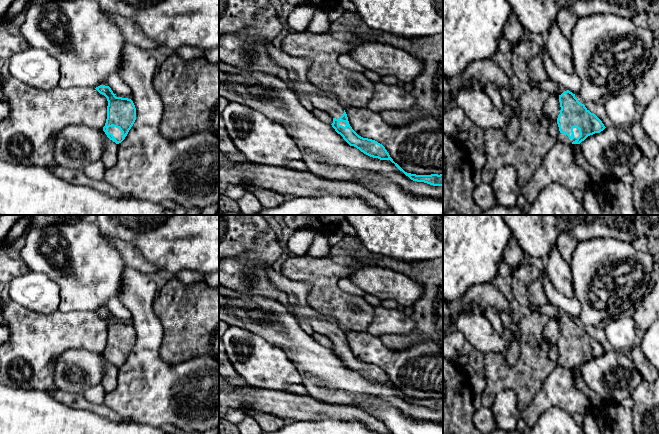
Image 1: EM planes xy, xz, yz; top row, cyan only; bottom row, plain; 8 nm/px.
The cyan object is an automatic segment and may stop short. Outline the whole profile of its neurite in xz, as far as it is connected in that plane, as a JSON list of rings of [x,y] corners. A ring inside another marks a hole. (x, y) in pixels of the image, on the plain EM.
[[[267,267],[267,274],[271,283],[285,292],[294,315],[297,318],[307,320],[315,332],[328,336],[332,342],[331,348],[335,355],[350,369],[359,373],[364,378],[380,384],[390,384],[411,404],[424,406],[433,410],[443,410],[443,398],[416,399],[405,396],[393,385],[385,371],[375,364],[359,360],[350,350],[347,338],[338,326],[317,317],[317,312],[307,303],[307,295],[311,289],[311,283],[306,281],[293,281]]]

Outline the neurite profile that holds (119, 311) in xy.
[[[111,299],[107,304],[108,310],[114,318],[122,322],[132,321],[132,315],[127,307],[119,299]]]

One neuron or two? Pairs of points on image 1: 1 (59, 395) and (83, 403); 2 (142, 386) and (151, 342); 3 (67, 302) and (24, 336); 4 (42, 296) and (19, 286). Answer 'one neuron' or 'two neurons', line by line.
1: one neuron
2: one neuron
3: two neurons
4: one neuron

